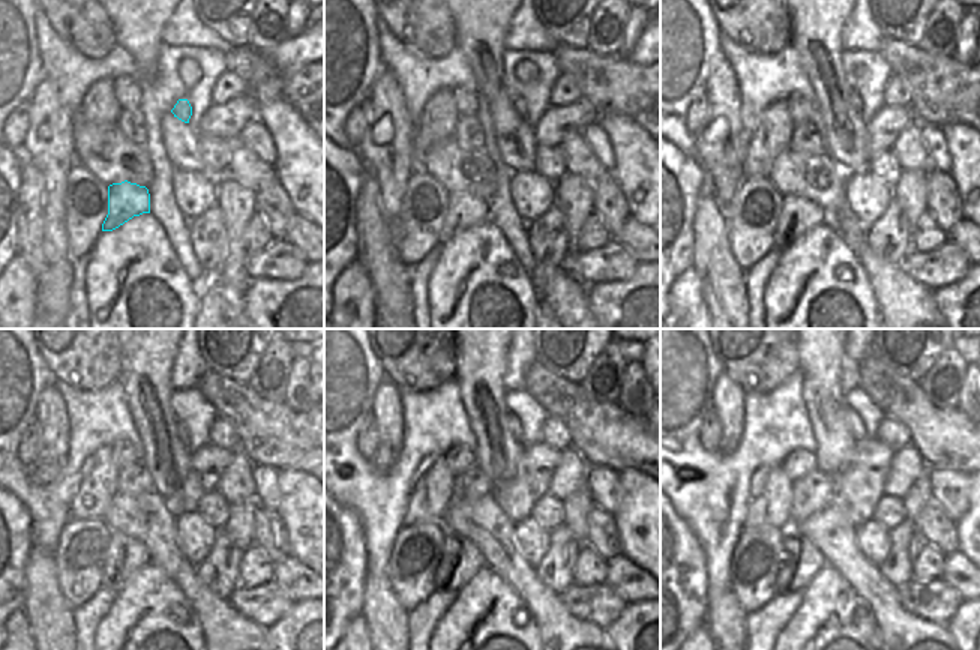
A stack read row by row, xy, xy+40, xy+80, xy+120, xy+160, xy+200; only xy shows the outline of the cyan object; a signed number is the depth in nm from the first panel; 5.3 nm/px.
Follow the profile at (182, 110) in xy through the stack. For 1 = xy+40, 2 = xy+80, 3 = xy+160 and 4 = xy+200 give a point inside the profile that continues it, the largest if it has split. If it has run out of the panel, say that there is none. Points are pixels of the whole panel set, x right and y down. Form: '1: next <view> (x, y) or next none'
1: next xy+40 (520, 105)
2: next xy+80 (854, 98)
3: next xy+160 (515, 427)
4: next xy+200 (856, 425)

